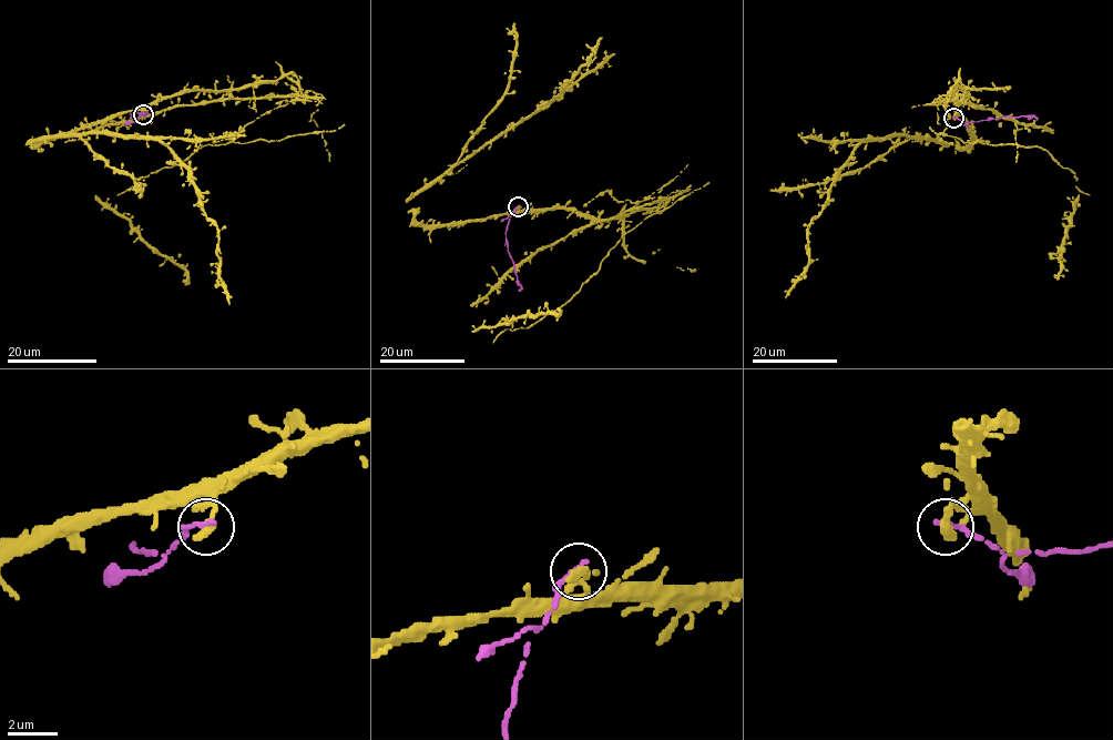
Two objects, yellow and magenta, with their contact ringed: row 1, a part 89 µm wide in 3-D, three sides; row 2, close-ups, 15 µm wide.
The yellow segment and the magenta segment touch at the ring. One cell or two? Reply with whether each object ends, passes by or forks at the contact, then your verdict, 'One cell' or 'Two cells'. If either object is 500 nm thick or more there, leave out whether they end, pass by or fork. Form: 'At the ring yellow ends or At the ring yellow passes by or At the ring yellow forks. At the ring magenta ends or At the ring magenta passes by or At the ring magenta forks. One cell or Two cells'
At the ring yellow ends. At the ring magenta ends. Two cells

